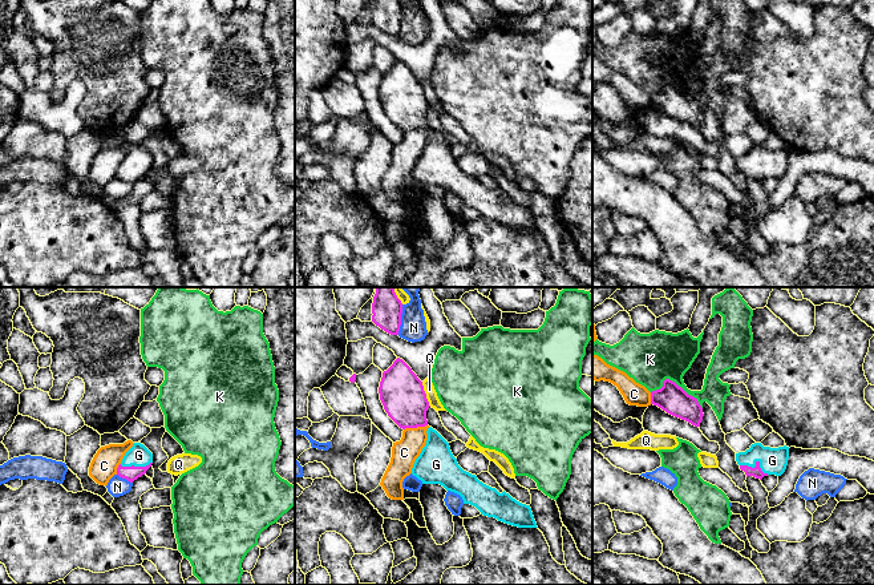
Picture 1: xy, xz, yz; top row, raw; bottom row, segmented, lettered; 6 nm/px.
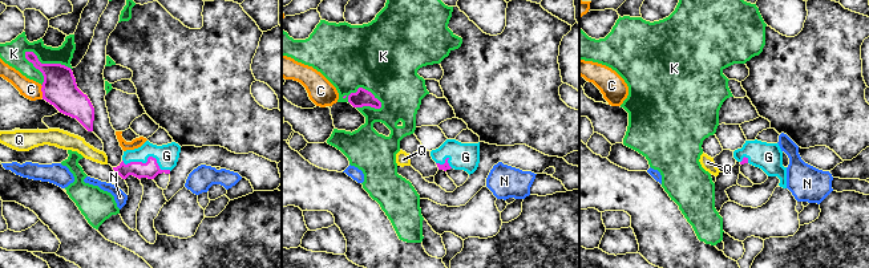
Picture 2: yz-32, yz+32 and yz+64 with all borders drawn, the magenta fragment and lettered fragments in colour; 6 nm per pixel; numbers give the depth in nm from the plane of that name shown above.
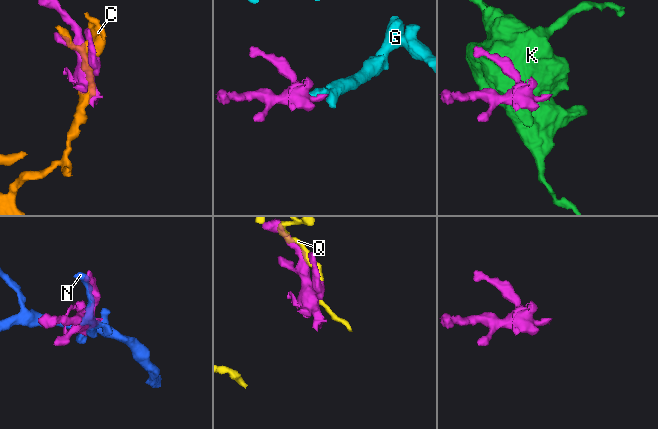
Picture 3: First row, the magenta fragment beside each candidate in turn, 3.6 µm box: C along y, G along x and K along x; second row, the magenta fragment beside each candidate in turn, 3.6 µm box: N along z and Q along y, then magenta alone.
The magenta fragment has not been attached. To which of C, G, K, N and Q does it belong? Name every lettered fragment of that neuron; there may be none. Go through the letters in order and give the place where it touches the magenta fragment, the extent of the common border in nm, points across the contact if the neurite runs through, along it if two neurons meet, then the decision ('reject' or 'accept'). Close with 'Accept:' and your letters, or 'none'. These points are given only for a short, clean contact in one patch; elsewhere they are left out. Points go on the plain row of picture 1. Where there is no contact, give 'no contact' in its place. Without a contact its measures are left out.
C: contact xz (415, 129); length 150 nm; reject
G: contact yz (756, 165); length 190 nm; way yz (756, 174), (756, 165), (772, 162); accept
K: contact yz (676, 87); length 320 nm; reject
N: contact xz (400, 21); length 190 nm; reject
Q: contact xz (425, 96); length 160 nm; reject
Accept: G

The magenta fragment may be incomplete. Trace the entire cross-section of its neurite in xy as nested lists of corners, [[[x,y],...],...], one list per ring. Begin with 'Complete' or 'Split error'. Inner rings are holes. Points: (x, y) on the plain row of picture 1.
Split error. [[[134,145],[117,170],[117,177],[133,185],[153,166],[153,156],[141,145]]]

